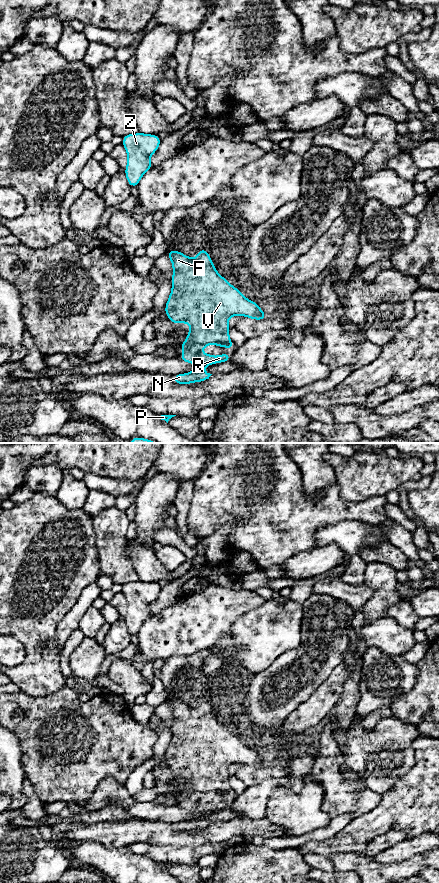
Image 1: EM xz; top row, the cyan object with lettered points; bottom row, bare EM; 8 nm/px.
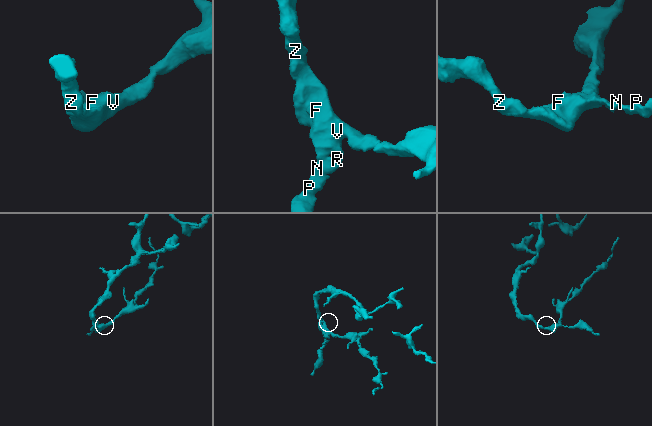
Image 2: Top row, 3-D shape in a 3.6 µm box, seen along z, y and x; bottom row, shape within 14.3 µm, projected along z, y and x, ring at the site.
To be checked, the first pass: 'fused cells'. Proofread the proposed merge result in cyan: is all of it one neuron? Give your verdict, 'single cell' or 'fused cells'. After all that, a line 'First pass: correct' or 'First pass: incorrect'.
single cell
First pass: incorrect

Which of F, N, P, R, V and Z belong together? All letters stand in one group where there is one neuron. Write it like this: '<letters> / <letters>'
F N P R V Z

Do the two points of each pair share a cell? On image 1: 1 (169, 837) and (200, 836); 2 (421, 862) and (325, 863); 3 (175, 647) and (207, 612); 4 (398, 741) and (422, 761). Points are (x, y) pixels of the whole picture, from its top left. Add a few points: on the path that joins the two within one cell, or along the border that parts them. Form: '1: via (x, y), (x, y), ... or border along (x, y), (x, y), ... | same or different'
1: via (177, 838), (192, 838) | same
2: border along (328, 857), (334, 870) | different
3: via (178, 638), (192, 624), (198, 621) | same
4: border along (421, 736), (413, 742), (414, 764), (402, 775) | different

